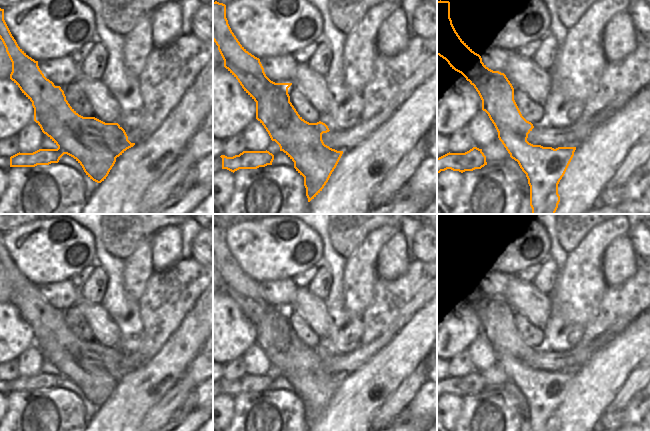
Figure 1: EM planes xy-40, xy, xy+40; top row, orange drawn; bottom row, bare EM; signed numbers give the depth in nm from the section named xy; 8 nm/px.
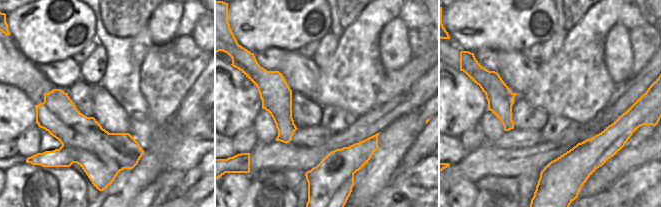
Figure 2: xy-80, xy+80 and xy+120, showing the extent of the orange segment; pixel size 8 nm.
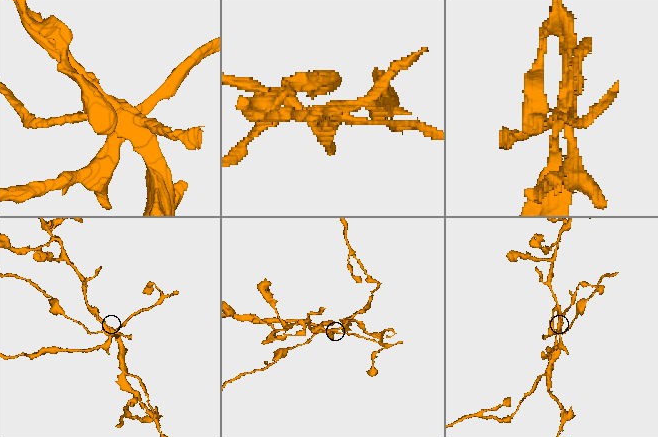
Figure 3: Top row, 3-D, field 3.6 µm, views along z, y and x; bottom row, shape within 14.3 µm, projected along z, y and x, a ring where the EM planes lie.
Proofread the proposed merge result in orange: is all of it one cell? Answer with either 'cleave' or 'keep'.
cleave

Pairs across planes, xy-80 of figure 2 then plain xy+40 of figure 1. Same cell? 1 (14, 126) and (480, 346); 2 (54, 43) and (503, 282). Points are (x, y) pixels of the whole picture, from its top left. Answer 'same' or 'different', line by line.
1: different
2: different

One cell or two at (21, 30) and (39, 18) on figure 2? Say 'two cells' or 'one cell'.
one cell

